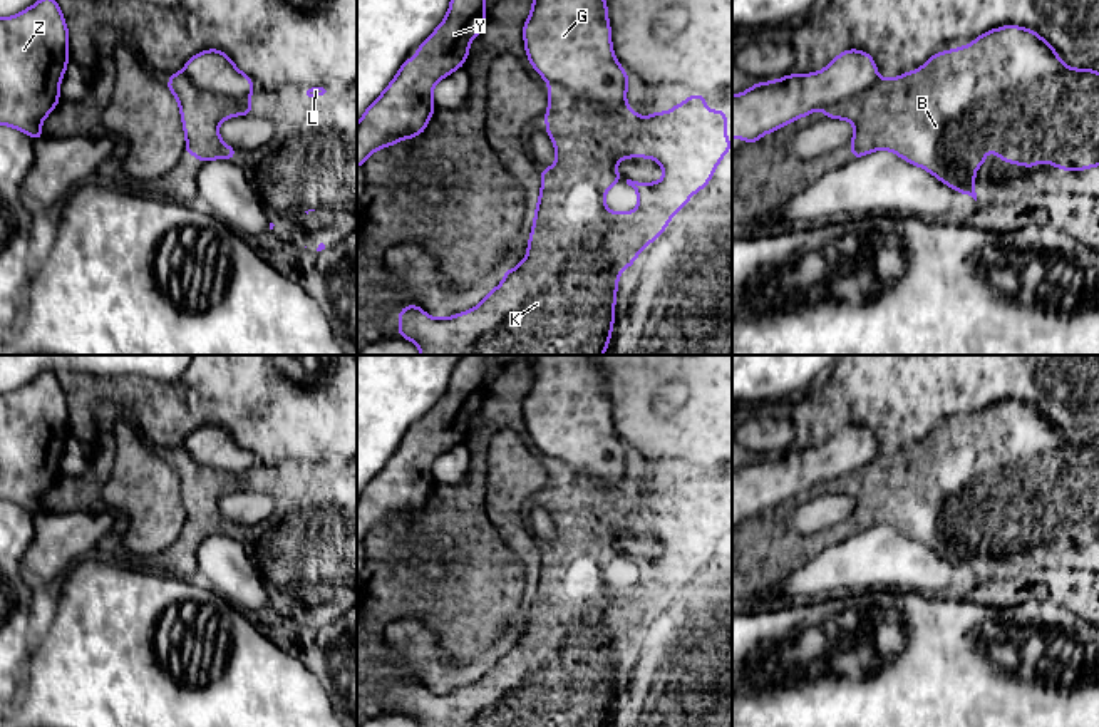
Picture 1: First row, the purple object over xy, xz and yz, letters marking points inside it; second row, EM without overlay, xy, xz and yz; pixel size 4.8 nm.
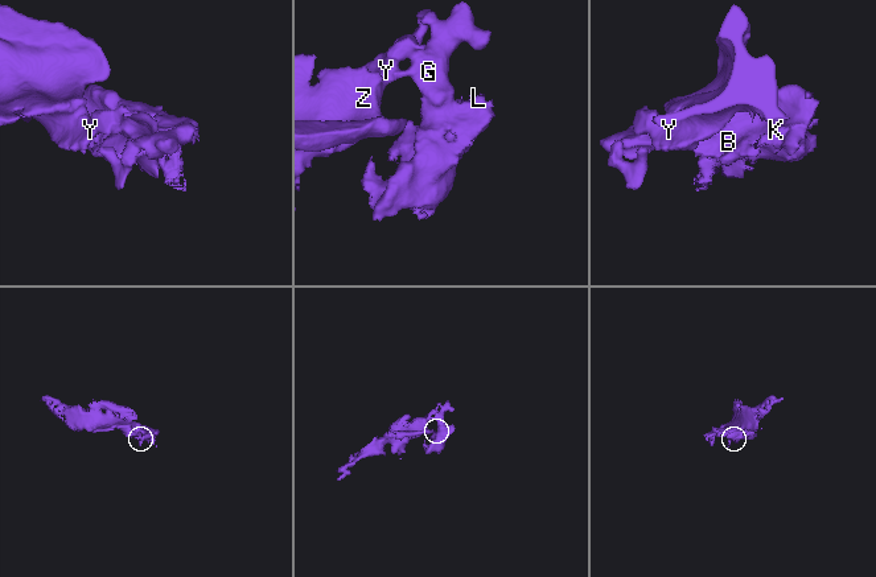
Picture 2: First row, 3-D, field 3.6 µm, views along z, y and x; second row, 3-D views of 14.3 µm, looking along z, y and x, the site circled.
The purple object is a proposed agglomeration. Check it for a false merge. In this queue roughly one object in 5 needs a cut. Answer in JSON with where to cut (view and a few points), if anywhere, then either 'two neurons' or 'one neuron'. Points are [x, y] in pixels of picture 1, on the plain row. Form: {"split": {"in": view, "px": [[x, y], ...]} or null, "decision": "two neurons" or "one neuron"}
{"split": {"in": "xz", "px": [[548, 456], [560, 458], [603, 486], [615, 486], [625, 478]]}, "decision": "two neurons"}

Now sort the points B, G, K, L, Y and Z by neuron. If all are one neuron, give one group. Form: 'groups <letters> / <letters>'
groups B K L / G Y Z

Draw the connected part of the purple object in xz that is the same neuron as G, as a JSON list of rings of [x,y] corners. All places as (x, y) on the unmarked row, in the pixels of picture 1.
[[[464,355],[441,400],[357,498],[357,541],[364,543],[374,526],[426,506],[436,487],[432,462],[464,442],[471,415],[484,402],[486,369],[514,360],[533,362],[531,389],[523,400],[533,444],[603,487],[623,482],[628,449],[613,429],[606,374],[590,355]]]

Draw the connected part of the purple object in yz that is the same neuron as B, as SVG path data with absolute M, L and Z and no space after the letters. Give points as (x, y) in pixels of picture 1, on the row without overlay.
M1017 400L988 405L967 422L938 427L920 444L896 454L878 452L868 466L824 484L824 491L854 501L849 516L853 534L878 524L891 526L975 576L975 544L985 539L987 526L1025 543L1040 536L1064 546L1099 541L1099 447L1067 442L1037 407Z

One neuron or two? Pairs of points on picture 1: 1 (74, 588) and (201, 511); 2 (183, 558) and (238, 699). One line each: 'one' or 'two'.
1: two
2: two

